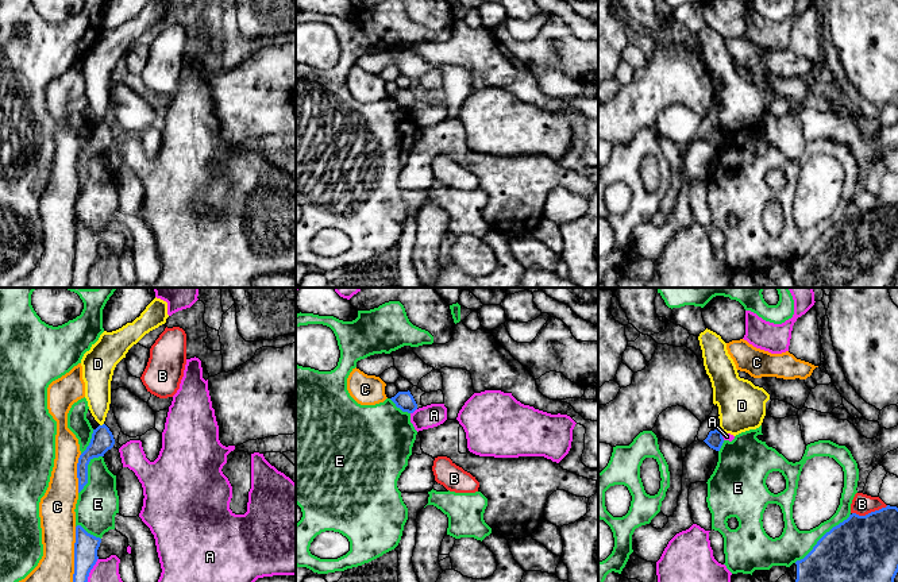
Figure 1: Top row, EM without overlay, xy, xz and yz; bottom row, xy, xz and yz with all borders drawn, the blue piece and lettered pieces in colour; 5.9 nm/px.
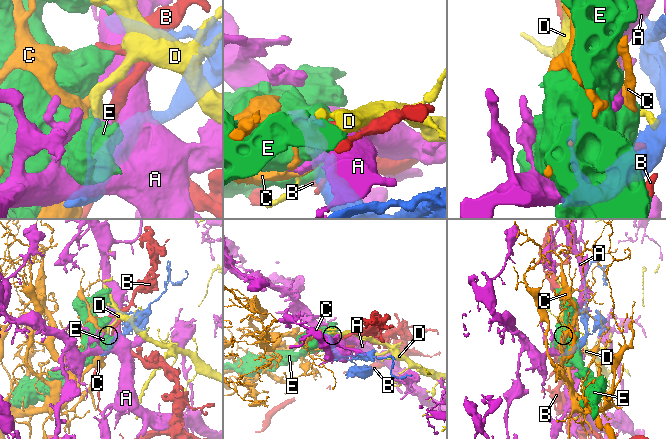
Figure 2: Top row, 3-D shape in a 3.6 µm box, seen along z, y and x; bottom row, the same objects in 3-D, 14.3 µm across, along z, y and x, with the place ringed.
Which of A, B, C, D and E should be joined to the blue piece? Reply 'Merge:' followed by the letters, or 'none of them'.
Merge: none of them

